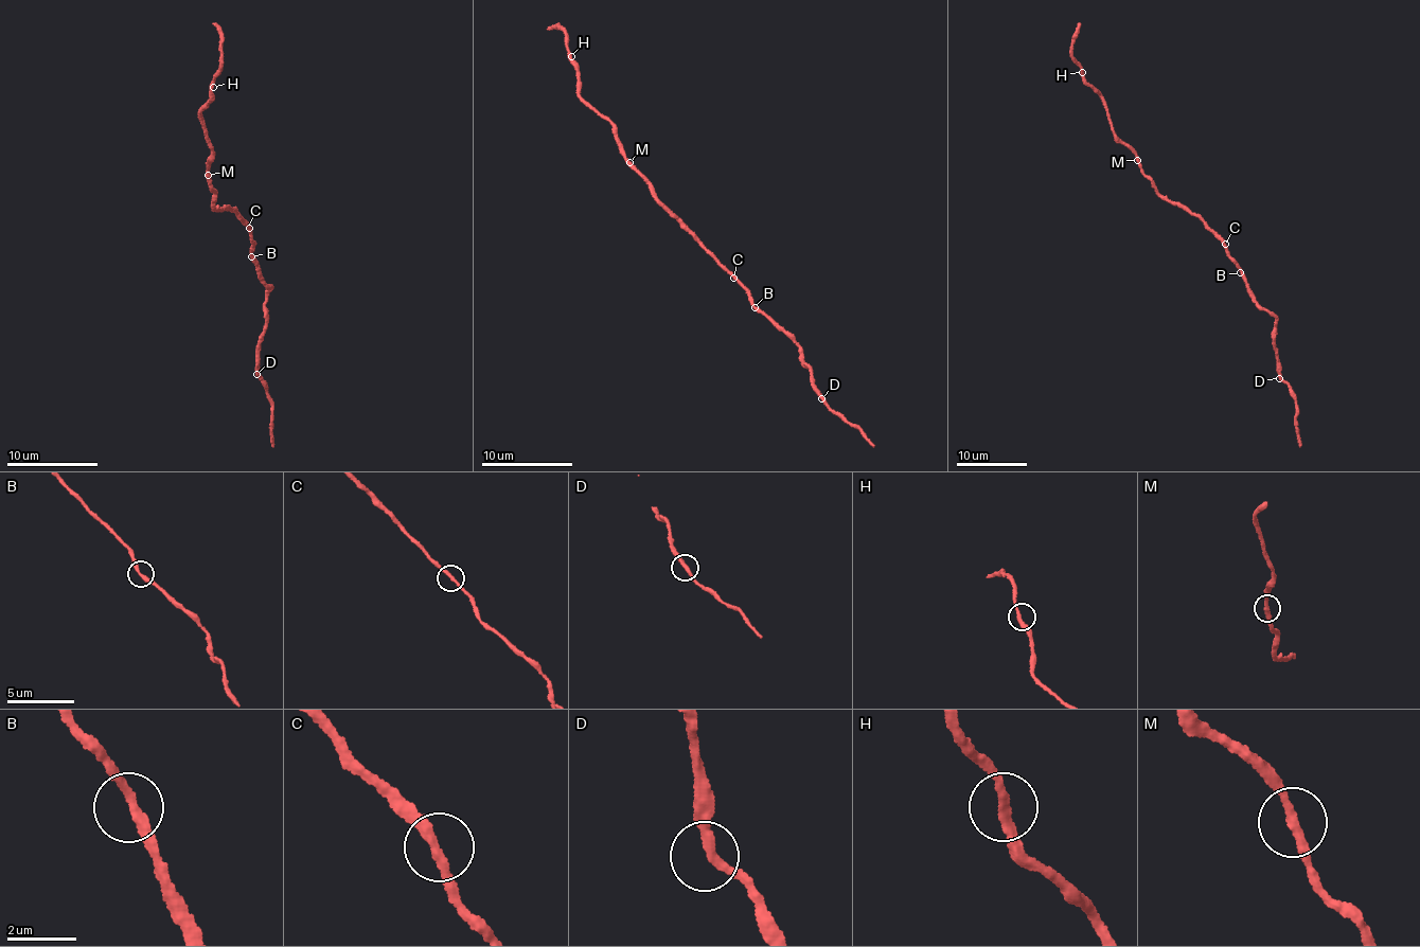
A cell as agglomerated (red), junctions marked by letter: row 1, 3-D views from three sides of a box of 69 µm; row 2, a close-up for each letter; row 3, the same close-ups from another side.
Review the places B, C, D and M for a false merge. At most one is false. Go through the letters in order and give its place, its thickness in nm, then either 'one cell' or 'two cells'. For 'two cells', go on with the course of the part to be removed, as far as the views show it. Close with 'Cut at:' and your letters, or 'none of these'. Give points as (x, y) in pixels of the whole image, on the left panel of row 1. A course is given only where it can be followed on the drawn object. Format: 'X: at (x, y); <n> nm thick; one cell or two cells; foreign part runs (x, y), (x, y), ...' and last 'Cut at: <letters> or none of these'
B: at (251, 256); 280 nm thick; one cell
C: at (249, 228); 280 nm thick; one cell
D: at (256, 374); 280 nm thick; one cell
M: at (208, 175); 280 nm thick; one cell
Cut at: none of these

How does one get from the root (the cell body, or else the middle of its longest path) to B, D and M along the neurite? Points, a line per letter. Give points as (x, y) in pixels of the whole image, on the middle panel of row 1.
B: (703, 247), (743, 285), (755, 307)
D: (703, 247), (743, 285), (751, 303), (793, 340), (798, 347), (799, 360), (813, 372), (813, 387), (821, 398)
M: (703, 247), (696, 236), (656, 201), (650, 183), (628, 163)

